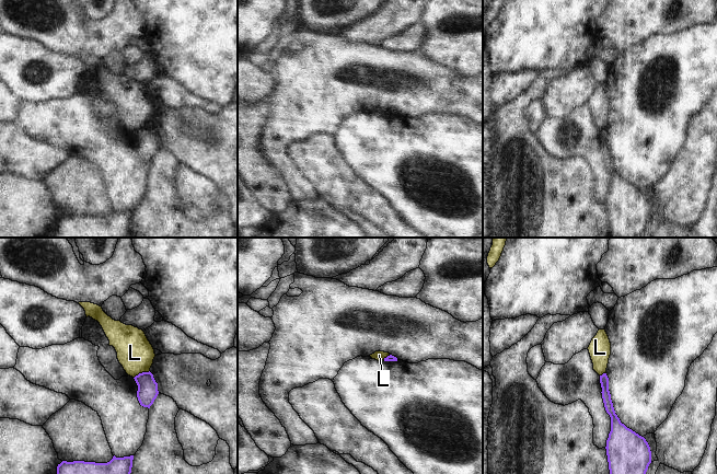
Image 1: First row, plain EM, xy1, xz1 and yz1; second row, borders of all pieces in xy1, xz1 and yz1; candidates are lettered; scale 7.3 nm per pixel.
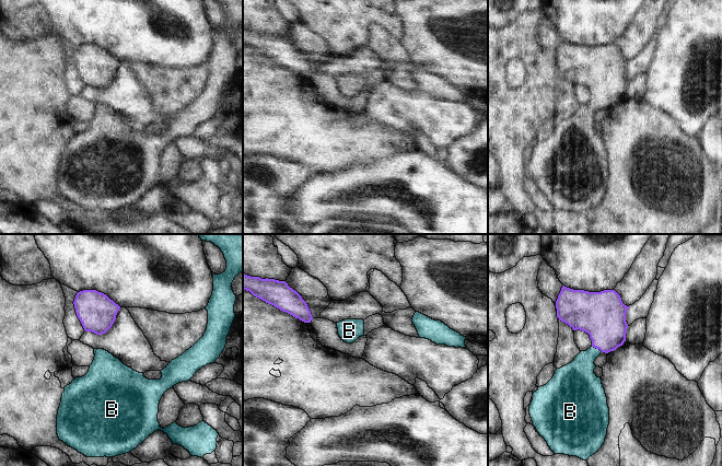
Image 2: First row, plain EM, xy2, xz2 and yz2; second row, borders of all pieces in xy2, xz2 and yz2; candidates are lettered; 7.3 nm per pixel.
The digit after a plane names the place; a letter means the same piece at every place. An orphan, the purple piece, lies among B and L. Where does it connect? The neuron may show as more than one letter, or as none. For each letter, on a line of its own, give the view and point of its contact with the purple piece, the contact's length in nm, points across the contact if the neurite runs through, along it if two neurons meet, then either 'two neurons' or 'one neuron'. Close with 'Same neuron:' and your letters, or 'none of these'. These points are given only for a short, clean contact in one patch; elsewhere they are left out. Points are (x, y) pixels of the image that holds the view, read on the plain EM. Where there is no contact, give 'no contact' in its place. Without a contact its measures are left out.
B: meets purple in yz2 at (597, 103); contact 90 nm long; runs through yz2 (602, 70), (602, 96), (597, 103), (584, 116), (579, 131); one neuron
L: meets purple in xy1 at (142, 127); contact 130 nm long; border along xy1 (149, 125), (139, 127), (134, 133); two neurons
Same neuron: B

